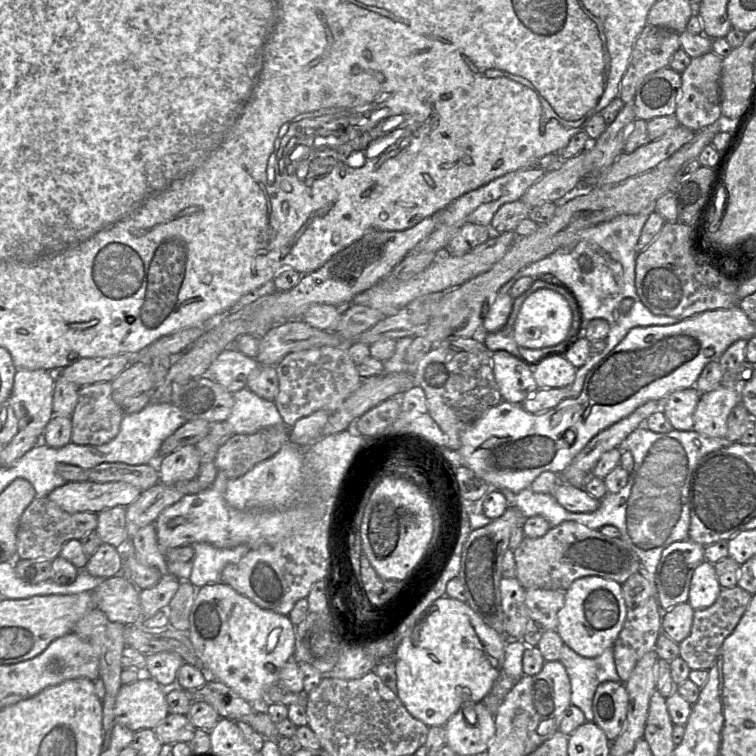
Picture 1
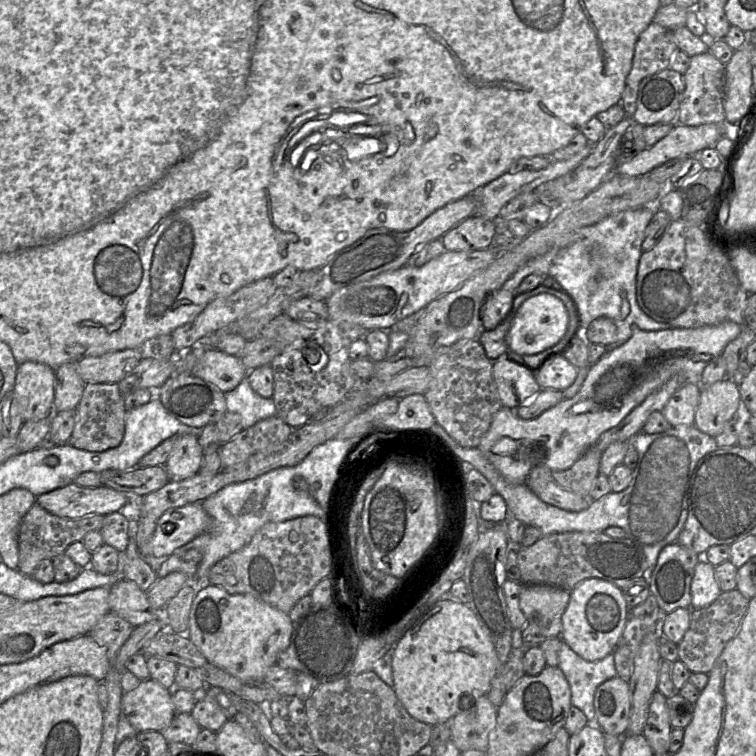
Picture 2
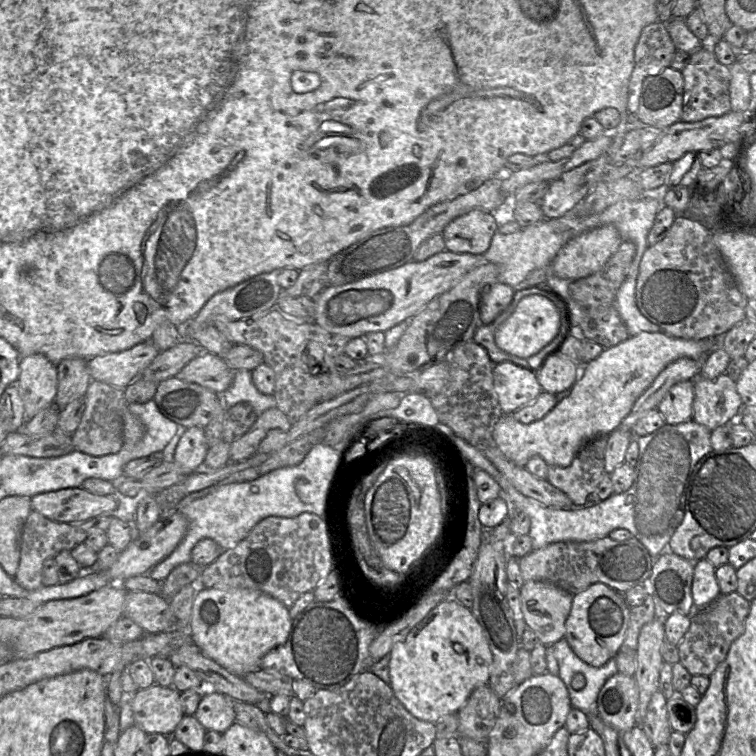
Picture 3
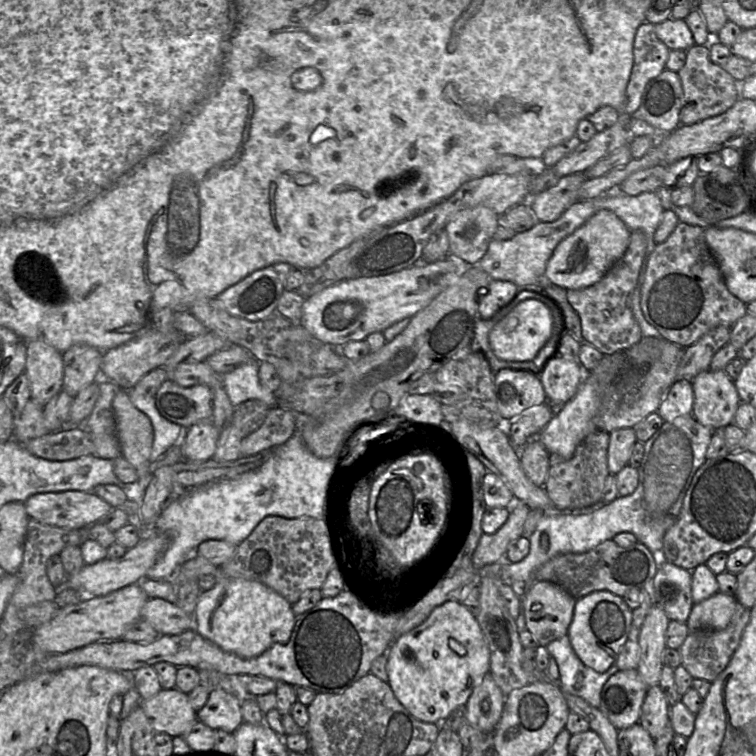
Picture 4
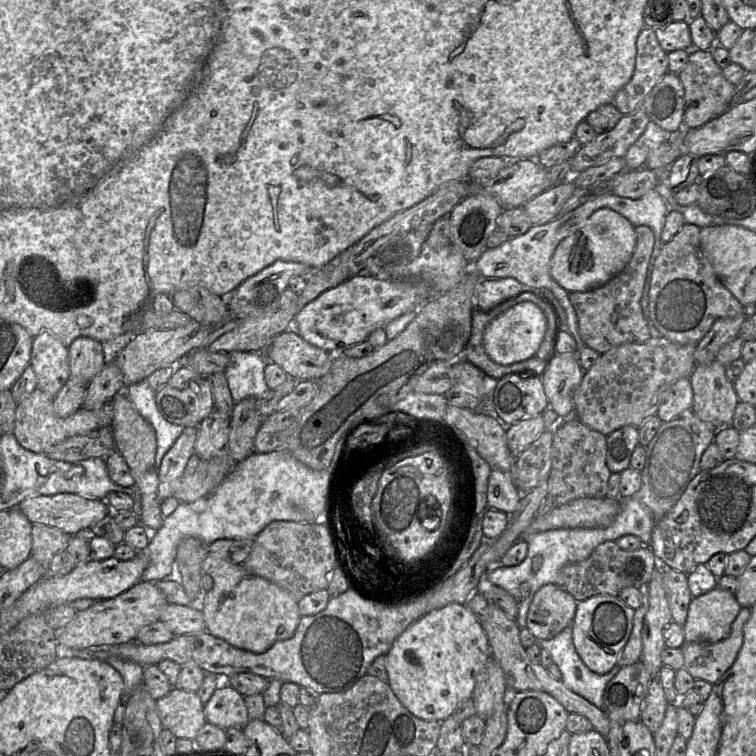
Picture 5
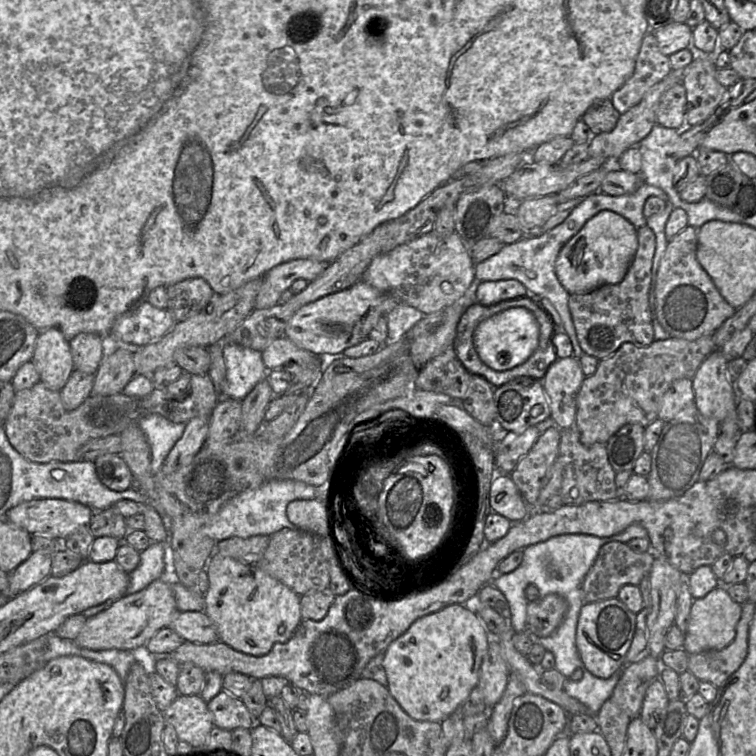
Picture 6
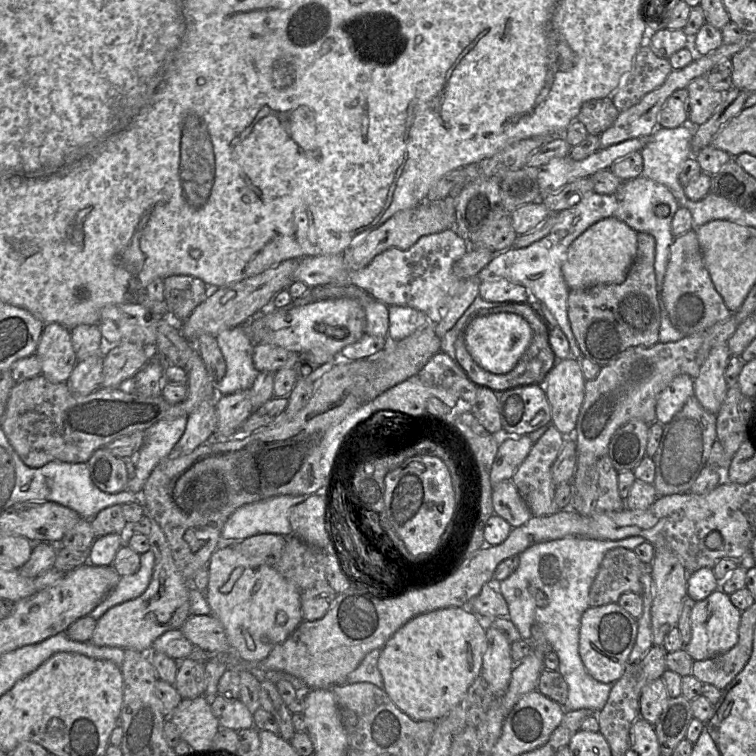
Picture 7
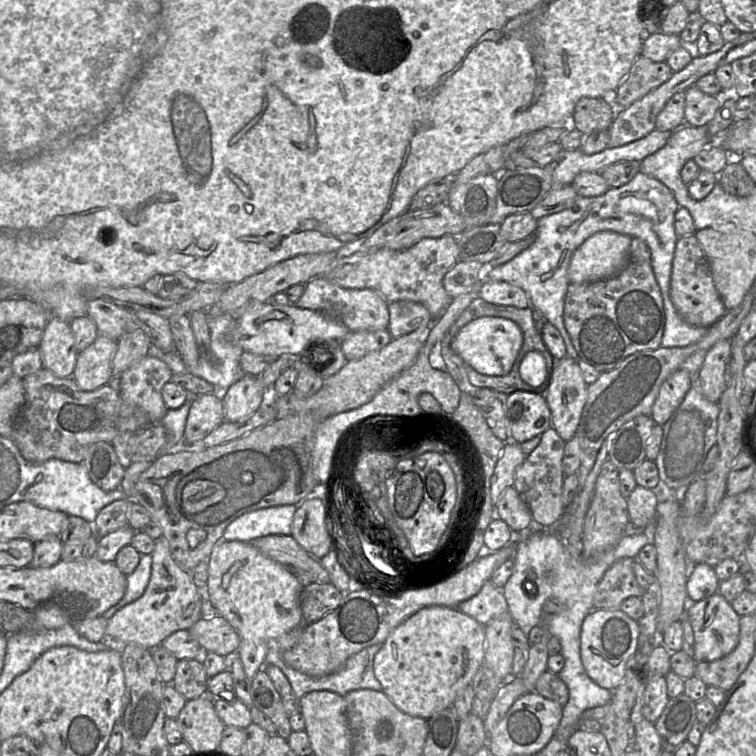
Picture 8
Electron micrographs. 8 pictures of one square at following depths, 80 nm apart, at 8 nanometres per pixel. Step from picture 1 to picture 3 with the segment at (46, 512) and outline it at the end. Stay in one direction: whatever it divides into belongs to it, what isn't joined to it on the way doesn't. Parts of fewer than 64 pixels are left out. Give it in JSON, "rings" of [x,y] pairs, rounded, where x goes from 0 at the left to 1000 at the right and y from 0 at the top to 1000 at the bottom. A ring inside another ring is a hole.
{"rings":[[[41,675],[33,688],[26,708],[26,743],[19,762],[20,769],[32,779],[45,782],[56,772],[57,745],[63,738],[71,738],[83,728],[94,729],[103,720],[110,718],[122,700],[140,702],[152,684],[149,677],[135,679],[124,685],[104,692],[78,692],[65,688],[53,679]]]}

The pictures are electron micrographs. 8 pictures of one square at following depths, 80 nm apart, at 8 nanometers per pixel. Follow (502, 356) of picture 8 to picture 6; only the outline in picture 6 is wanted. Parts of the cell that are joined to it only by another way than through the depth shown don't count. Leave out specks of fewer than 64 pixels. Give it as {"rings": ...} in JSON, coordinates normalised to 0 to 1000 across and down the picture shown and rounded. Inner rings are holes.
{"rings":[[[696,405],[668,410],[640,425],[627,438],[628,462],[640,481],[655,491],[675,489],[693,480],[716,459],[717,433]]]}

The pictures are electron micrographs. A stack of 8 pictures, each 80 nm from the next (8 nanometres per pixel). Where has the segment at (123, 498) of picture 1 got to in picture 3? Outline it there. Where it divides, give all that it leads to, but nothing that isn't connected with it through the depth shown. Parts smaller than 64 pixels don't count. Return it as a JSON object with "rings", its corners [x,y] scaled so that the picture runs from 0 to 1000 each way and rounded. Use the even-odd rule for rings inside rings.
{"rings":[[[108,644],[85,646],[41,657],[42,675],[67,689],[104,692],[155,672],[153,652],[123,653]]]}

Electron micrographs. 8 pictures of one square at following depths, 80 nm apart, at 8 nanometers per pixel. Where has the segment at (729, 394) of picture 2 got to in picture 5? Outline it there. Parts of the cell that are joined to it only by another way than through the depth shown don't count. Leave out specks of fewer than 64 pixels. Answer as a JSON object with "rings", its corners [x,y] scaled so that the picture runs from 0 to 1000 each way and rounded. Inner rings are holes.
{"rings":[[[944,476],[922,483],[911,499],[917,515],[915,542],[946,566],[968,563],[978,526],[959,495],[959,484]]]}

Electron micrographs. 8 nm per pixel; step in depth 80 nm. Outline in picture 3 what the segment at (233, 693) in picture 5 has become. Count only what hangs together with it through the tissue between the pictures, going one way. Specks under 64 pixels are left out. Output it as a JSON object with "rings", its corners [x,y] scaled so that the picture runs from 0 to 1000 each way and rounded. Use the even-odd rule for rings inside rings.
{"rings":[[[271,910],[257,948],[275,966],[295,971],[312,955],[312,944],[296,918]]]}

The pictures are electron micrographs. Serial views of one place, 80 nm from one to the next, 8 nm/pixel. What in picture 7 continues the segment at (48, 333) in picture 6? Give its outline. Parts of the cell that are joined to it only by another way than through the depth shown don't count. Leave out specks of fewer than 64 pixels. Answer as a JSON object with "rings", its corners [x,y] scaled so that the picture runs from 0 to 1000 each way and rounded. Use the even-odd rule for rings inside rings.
{"rings":[[[78,427],[58,431],[46,468],[54,480],[54,495],[70,507],[89,505],[103,478],[95,455],[94,439]]]}

